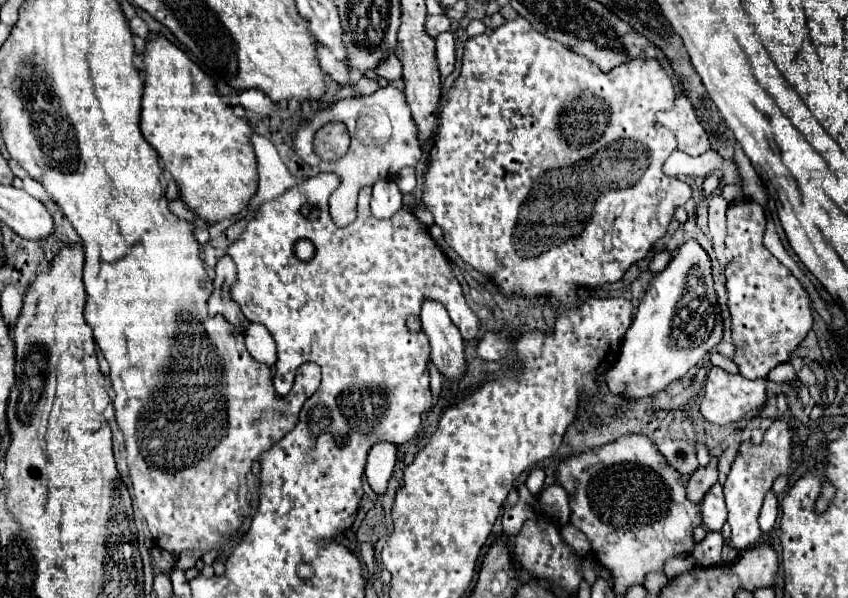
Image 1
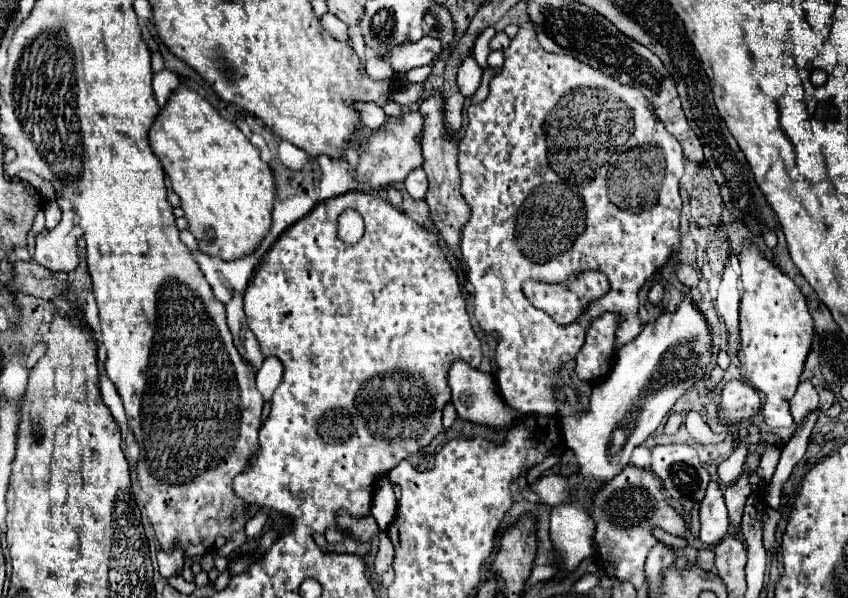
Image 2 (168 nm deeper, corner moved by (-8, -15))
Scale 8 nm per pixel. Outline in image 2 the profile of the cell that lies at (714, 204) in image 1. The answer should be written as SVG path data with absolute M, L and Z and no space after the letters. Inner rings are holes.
M729 257L727 267L723 271L723 279L719 285L719 293L717 293L717 313L723 317L723 321L731 315L739 317L739 297L741 297L741 289L739 289L739 261L737 257Z

